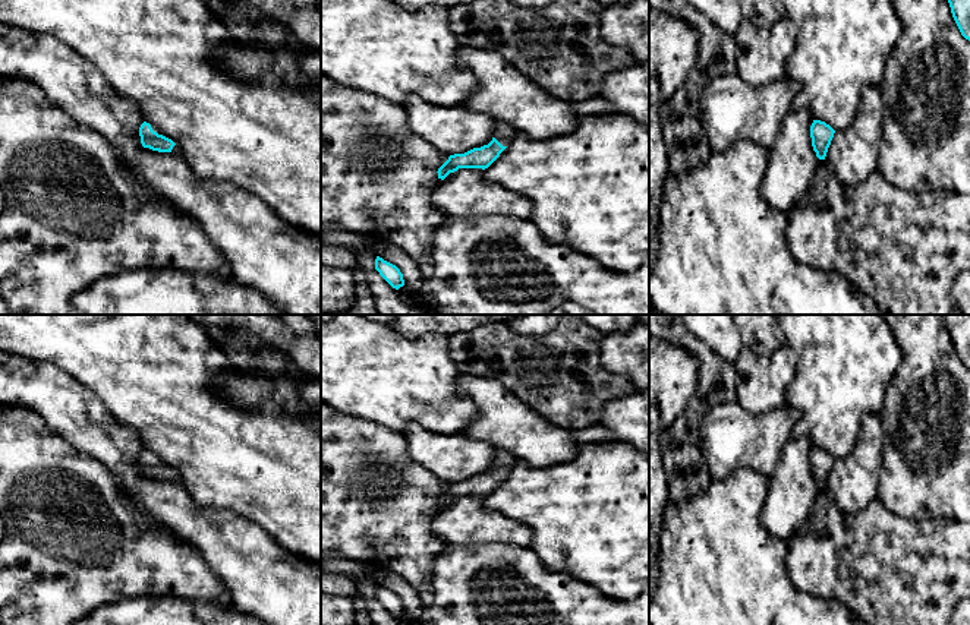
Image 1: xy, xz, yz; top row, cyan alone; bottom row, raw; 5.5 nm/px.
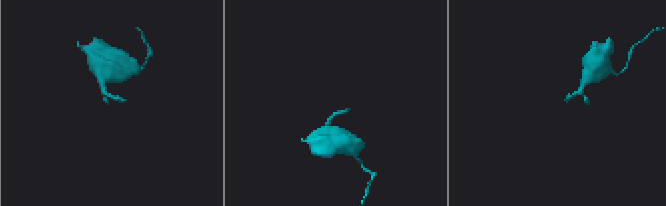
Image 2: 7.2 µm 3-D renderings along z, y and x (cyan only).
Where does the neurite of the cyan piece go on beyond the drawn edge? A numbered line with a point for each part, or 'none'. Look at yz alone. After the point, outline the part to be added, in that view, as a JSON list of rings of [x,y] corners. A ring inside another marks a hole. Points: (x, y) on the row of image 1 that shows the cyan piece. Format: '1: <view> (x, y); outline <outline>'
none

